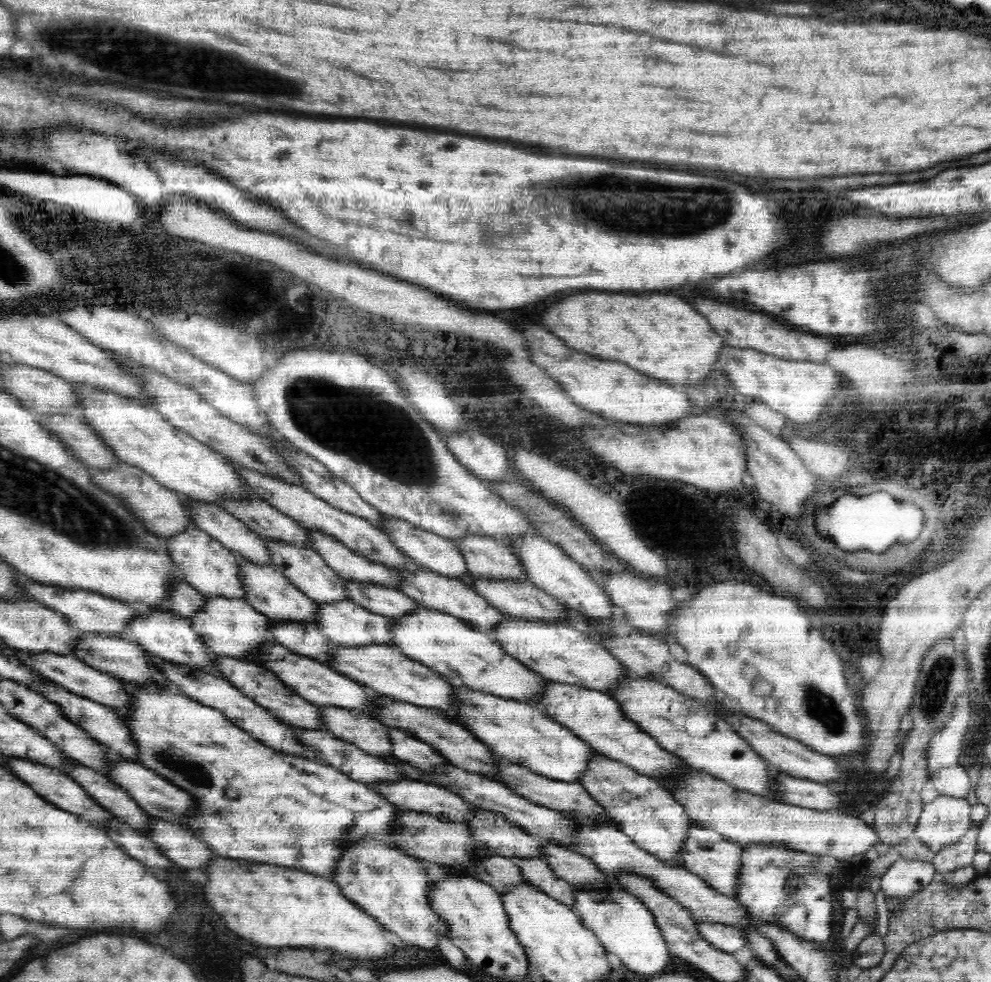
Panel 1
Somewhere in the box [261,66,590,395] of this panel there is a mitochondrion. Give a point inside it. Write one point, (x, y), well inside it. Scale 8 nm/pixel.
(486, 232)

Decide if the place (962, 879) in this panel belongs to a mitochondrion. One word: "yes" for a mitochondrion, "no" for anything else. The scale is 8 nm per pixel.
no

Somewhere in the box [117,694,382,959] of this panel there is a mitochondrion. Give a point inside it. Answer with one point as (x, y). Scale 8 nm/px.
(195, 772)

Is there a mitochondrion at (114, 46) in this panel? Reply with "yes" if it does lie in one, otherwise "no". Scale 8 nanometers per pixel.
yes

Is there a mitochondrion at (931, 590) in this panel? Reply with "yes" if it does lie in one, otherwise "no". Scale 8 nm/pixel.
no

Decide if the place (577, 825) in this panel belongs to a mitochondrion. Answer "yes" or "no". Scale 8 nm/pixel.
no

